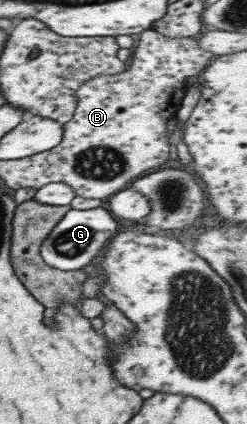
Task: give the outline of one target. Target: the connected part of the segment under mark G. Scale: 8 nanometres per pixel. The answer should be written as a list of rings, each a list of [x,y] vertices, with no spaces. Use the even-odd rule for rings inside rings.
[[[104,206],[87,210],[68,209],[54,228],[43,238],[39,246],[41,259],[52,268],[75,271],[84,268],[94,256],[102,252],[106,242],[118,232],[116,220],[108,214]]]

